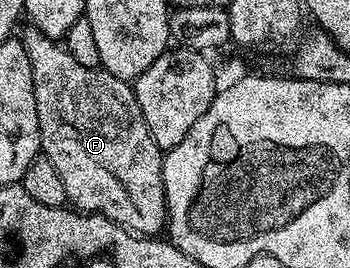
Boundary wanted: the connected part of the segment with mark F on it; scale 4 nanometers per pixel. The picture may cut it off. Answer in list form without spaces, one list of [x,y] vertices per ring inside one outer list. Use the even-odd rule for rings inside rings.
[[[29,26],[27,30],[22,35],[22,42],[30,57],[40,149],[54,169],[58,169],[58,177],[62,177],[62,185],[66,185],[68,203],[81,212],[99,213],[113,219],[137,235],[159,236],[168,221],[168,202],[162,181],[164,155],[146,125],[146,117],[142,117],[142,109],[138,109],[133,84],[119,80],[103,69],[78,65],[57,40],[46,37],[36,27]]]

